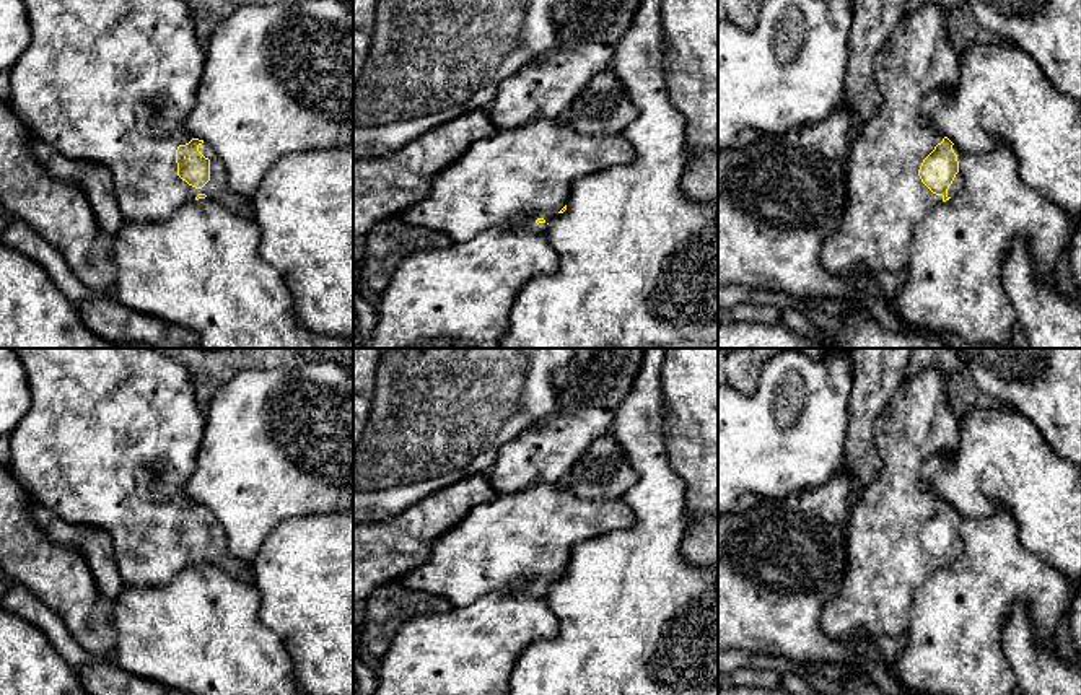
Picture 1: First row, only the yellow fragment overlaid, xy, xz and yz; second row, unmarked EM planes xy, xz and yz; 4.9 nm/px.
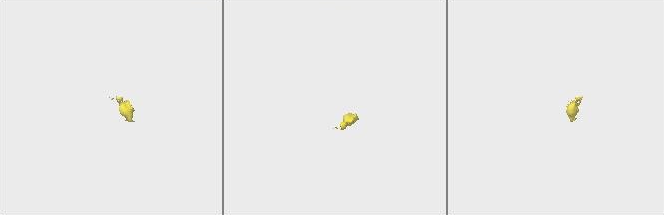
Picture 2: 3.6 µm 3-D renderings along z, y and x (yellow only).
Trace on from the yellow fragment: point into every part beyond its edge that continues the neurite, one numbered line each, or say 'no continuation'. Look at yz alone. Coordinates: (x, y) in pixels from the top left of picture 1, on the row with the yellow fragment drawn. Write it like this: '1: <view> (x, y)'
1: yz (886, 199)

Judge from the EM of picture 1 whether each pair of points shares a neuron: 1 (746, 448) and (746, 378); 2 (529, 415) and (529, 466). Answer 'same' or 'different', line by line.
1: different
2: different

